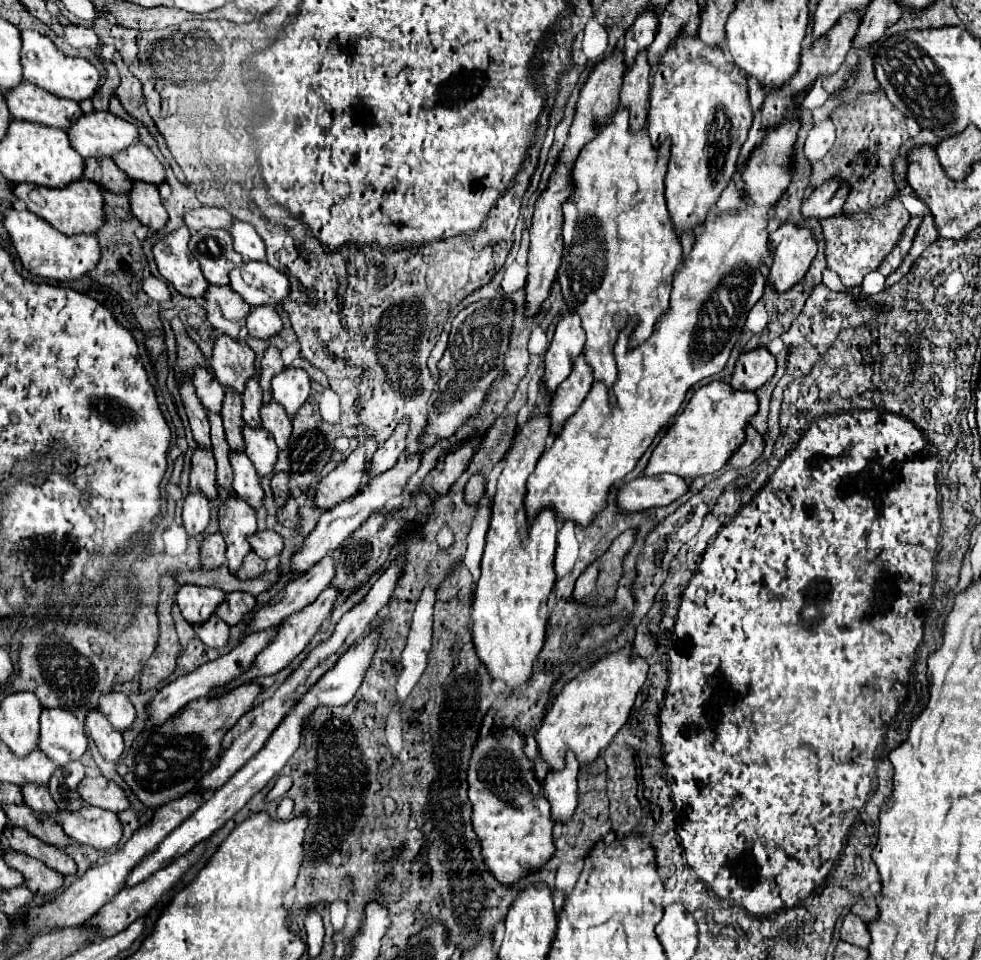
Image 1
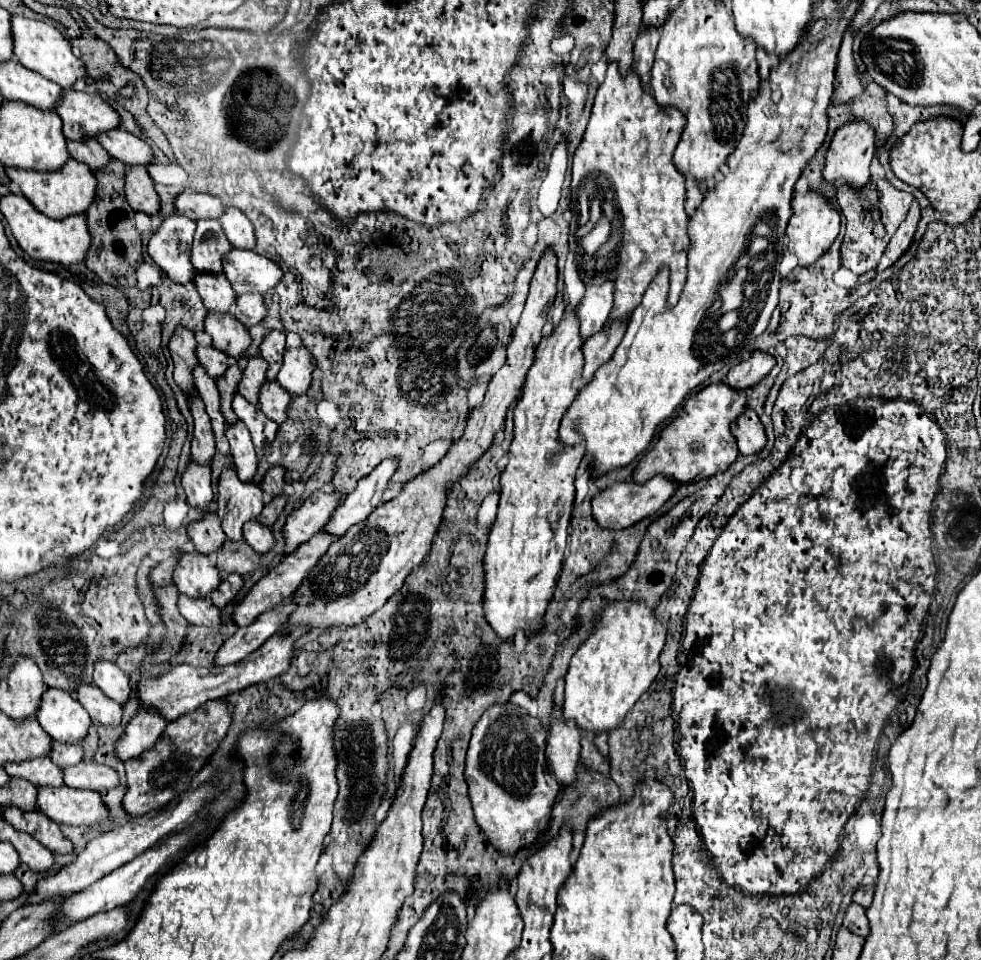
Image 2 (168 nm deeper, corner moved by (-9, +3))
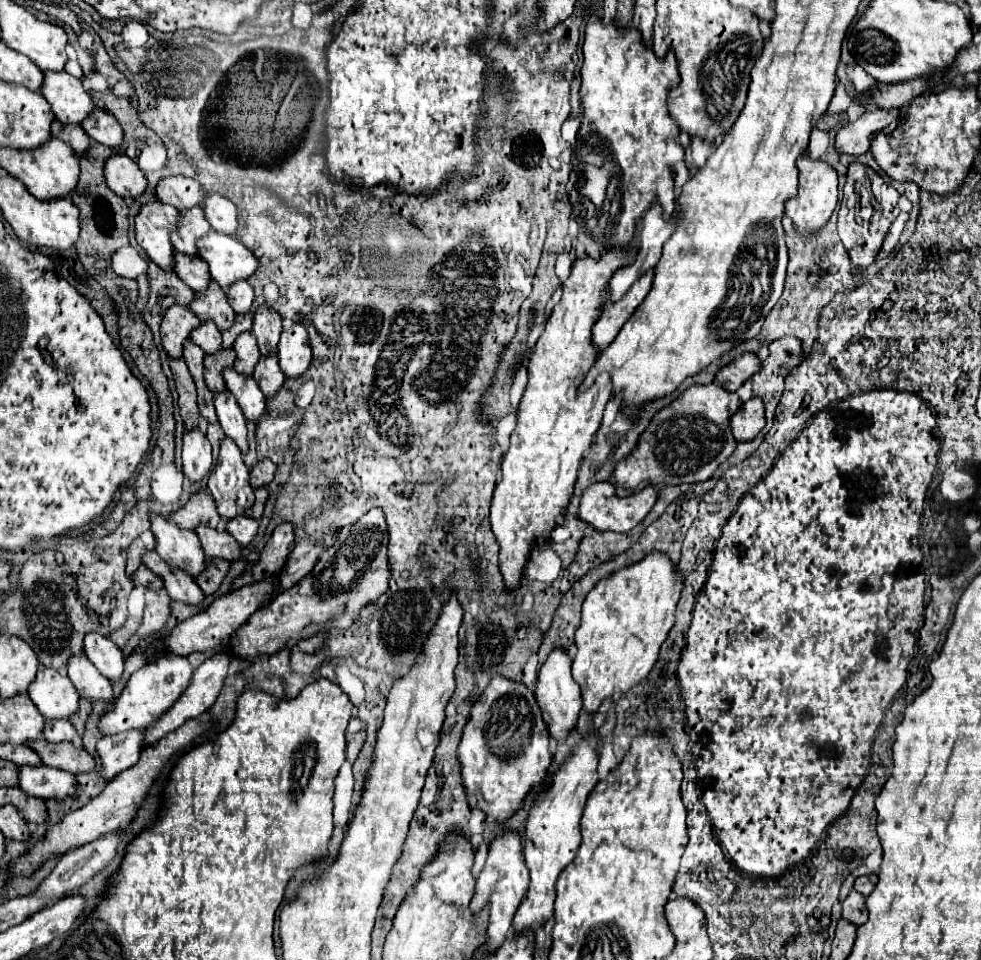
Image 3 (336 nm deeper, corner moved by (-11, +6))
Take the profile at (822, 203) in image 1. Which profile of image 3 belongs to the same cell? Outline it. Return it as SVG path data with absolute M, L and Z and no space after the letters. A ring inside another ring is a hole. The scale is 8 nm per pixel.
M874 110L864 112L864 116L856 122L848 122L836 134L836 152L848 156L862 156L870 150L874 134L884 130L888 124L898 122L896 110Z

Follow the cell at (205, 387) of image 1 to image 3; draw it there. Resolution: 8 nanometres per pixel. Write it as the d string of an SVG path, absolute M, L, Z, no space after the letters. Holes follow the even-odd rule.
M204 322L190 334L190 340L198 344L206 354L218 354L222 350L222 336L214 322Z

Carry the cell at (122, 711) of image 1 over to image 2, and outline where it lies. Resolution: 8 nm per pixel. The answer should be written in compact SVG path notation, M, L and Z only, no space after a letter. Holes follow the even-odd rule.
M96 659L94 661L94 677L92 681L114 701L120 705L130 697L130 685L126 673L114 663L106 659Z

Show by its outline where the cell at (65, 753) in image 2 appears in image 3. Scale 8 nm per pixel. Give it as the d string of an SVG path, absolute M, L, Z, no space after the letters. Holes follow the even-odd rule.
M46 722L42 734L52 744L72 742L72 738L76 736L76 728L70 722Z

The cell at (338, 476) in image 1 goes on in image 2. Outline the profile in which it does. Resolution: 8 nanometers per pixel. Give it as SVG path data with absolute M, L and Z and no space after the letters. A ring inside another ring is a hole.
M316 491L298 509L294 509L286 519L286 525L282 527L282 535L286 541L284 555L294 553L302 543L312 539L318 529L322 529L326 517L330 517L336 505L338 497L330 497L330 493Z

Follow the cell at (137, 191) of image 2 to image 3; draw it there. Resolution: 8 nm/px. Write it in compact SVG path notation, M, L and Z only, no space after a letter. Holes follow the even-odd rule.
M114 154L106 162L106 182L122 198L138 198L146 192L148 180L132 158Z

